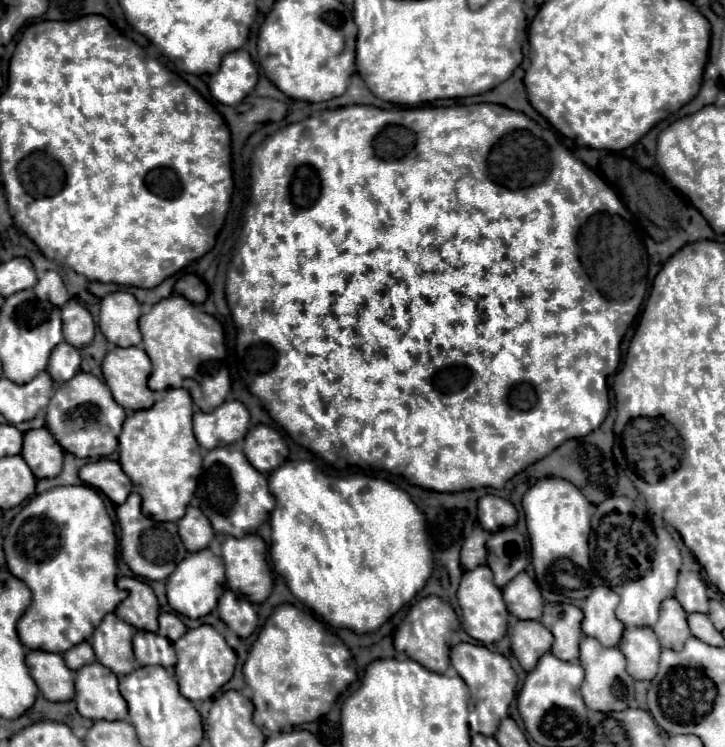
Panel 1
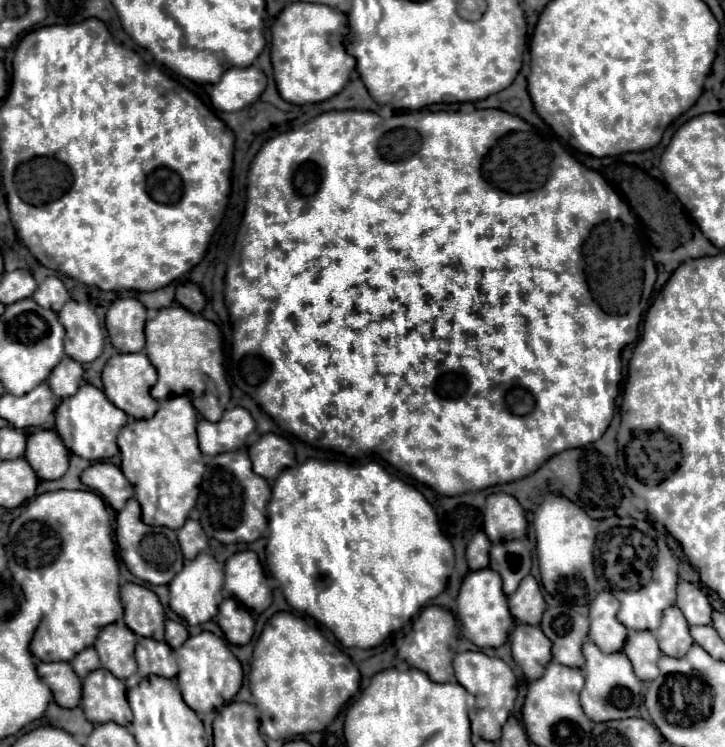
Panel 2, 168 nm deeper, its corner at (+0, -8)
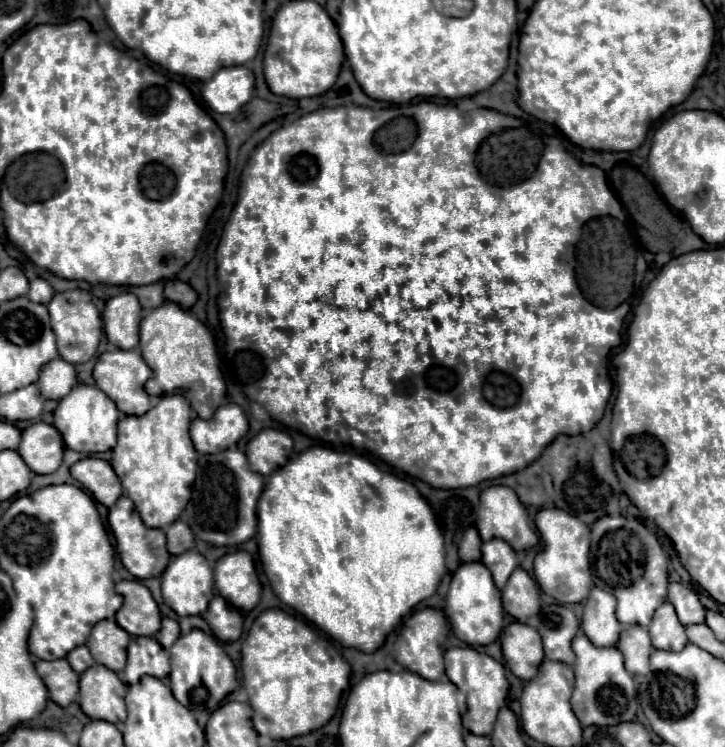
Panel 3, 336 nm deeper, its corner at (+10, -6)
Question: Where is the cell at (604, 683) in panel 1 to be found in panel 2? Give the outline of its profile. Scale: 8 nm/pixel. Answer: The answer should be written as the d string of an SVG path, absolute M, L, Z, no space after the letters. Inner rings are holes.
M586 642L584 658L586 658L586 666L582 672L586 676L586 686L580 692L580 704L584 708L584 714L594 722L608 722L608 720L638 716L642 682L632 672L632 664L624 656L624 652L604 654L600 652L600 648L596 648L596 644Z

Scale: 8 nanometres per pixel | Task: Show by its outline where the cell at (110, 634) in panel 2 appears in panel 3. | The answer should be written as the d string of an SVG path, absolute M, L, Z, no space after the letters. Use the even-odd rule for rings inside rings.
M102 620L94 626L86 646L98 664L104 664L114 672L122 672L126 666L128 642L130 634L126 634L126 630L122 630L116 620Z

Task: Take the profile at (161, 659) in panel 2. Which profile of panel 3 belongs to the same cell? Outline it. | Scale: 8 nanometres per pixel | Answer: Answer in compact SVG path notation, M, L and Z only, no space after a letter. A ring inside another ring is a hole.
M132 638L128 646L128 664L124 680L138 682L142 676L166 678L170 674L170 654L158 646L156 638Z

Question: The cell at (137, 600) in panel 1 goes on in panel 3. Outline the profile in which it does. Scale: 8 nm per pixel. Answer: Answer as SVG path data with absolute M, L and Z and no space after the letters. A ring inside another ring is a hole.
M122 580L116 592L124 596L116 622L132 636L154 636L160 630L160 610L150 590L138 580Z

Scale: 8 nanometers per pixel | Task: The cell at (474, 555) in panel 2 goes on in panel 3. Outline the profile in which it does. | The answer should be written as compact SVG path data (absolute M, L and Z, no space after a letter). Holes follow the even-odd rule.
M468 528L464 532L464 538L458 546L458 554L460 554L460 560L462 562L478 562L480 560L480 546L482 546L482 540L478 538L478 530L476 528Z

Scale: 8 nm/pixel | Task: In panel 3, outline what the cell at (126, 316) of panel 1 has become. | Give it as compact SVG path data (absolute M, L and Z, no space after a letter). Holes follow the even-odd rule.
M126 292L110 298L102 312L102 320L108 342L122 350L134 350L138 346L142 306L134 294Z

